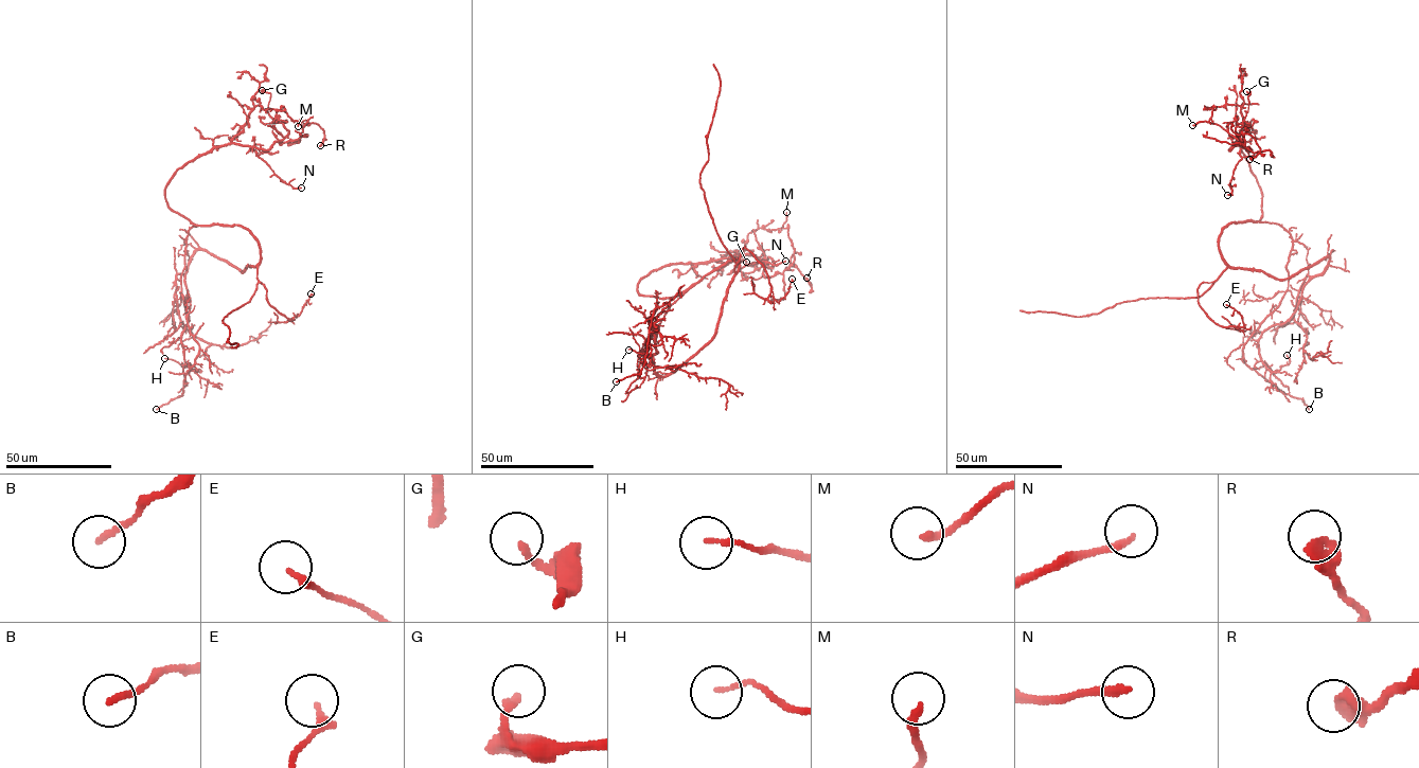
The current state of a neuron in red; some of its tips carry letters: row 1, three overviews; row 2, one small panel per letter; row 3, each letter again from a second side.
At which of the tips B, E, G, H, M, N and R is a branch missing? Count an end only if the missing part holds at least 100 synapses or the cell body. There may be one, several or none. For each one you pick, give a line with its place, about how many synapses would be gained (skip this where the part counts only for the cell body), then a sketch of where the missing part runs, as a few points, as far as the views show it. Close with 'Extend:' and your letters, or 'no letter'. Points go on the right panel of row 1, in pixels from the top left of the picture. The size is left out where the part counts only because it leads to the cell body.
Extend: no letter

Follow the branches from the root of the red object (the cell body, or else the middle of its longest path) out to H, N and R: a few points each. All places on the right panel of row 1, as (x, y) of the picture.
H: (1219, 238), (1230, 266), (1279, 279), (1329, 259), (1294, 314), (1258, 340), (1272, 371), (1287, 355)
N: (1219, 238), (1228, 224), (1262, 215), (1261, 190), (1238, 139), (1231, 147), (1242, 145), (1241, 159), (1227, 195)
R: (1219, 238), (1229, 222), (1261, 218), (1240, 140), (1229, 150), (1251, 149), (1245, 134), (1260, 148), (1249, 159)

